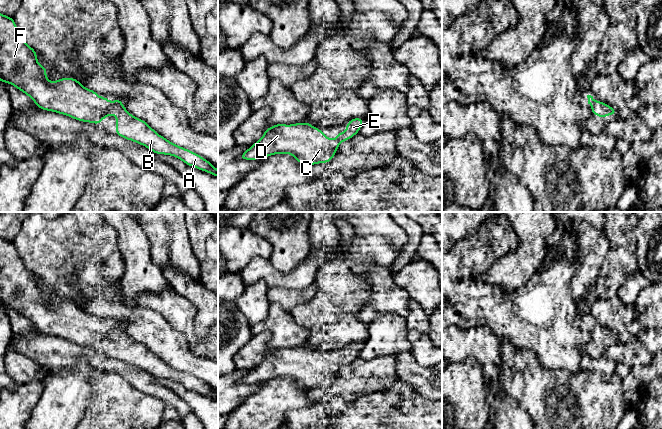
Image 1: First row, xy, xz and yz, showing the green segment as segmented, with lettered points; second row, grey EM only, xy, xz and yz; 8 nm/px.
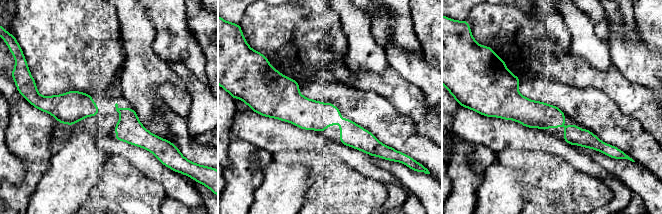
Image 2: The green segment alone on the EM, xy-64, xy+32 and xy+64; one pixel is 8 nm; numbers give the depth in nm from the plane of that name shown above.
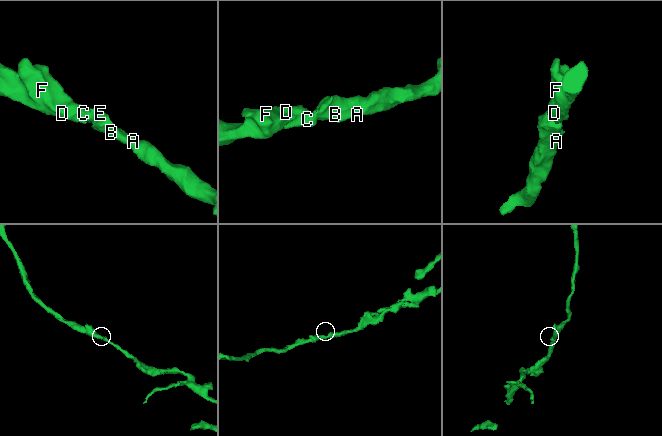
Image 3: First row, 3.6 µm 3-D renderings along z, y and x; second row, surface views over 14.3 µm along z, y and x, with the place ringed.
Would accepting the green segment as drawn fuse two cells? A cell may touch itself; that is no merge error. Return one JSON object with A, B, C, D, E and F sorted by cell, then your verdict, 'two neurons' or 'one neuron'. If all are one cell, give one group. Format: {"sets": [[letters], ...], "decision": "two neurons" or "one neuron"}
{"sets": [["A", "B", "C", "D", "E", "F"]], "decision": "one neuron"}

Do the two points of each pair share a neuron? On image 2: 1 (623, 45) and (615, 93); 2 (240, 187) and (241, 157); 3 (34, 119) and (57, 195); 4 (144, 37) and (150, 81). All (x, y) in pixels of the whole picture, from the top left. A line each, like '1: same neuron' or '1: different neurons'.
1: different neurons
2: same neuron
3: different neurons
4: same neuron

